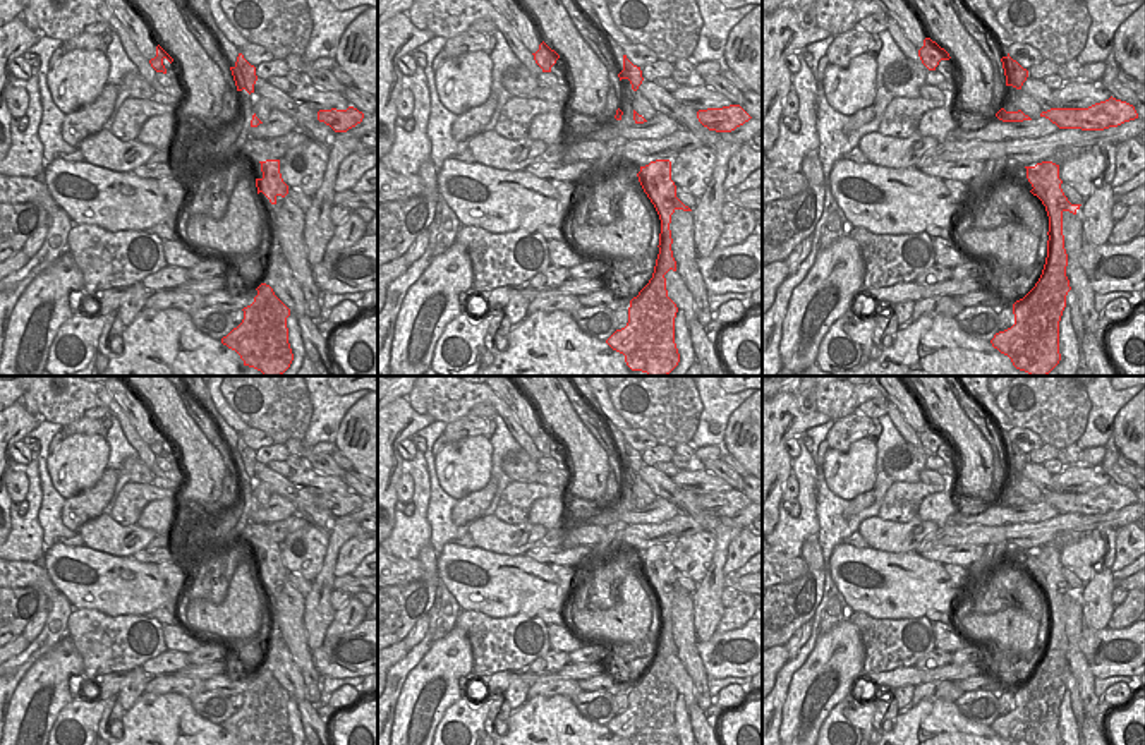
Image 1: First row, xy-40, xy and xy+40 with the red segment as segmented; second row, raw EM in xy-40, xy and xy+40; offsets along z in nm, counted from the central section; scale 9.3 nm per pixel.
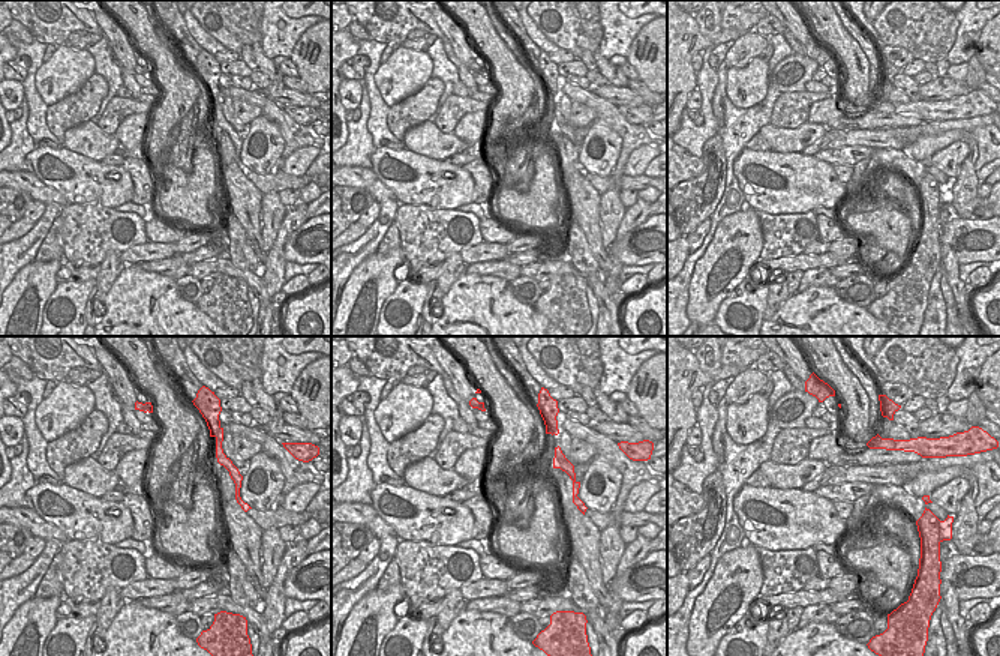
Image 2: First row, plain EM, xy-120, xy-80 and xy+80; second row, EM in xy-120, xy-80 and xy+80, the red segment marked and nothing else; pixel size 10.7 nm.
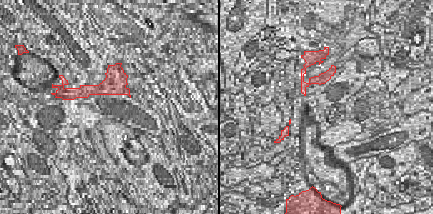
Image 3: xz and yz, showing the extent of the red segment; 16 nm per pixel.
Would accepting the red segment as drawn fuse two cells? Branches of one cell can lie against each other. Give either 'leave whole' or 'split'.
split

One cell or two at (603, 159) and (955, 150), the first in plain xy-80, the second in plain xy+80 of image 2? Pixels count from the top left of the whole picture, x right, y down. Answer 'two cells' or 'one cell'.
one cell

